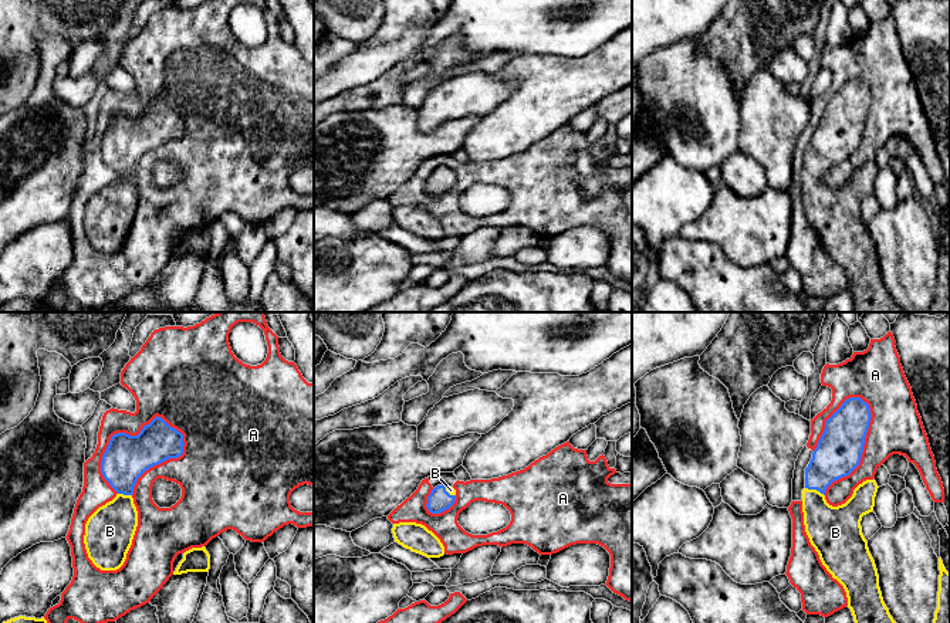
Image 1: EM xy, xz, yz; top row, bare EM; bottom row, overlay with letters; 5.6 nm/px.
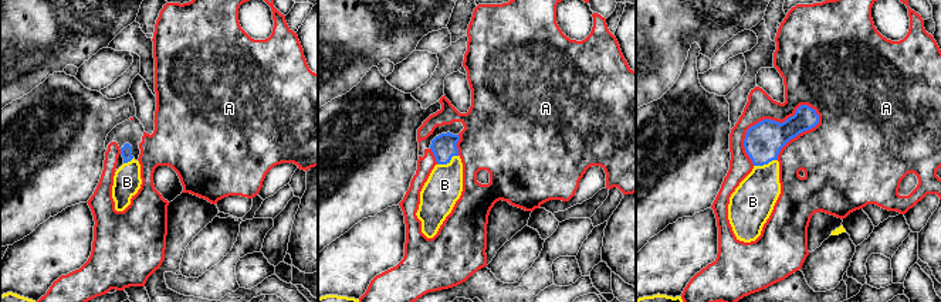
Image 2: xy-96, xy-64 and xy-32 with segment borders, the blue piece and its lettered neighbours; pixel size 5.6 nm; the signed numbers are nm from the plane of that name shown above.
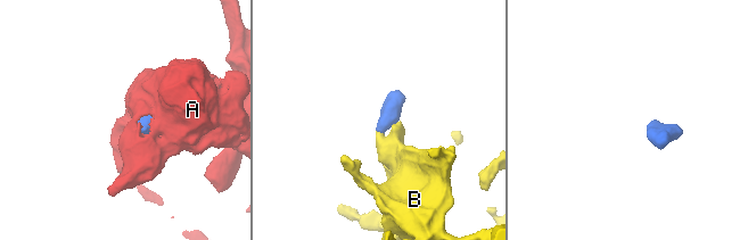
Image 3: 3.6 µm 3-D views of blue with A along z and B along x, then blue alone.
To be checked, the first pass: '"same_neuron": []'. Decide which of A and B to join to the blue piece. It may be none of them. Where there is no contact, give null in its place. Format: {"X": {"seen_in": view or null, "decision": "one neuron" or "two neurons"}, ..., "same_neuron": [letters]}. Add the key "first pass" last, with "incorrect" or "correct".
{"A": {"seen_in": "xy", "decision": "two neurons"}, "B": {"seen_in": "yz", "decision": "one neuron"}, "same_neuron": ["B"], "first pass": "incorrect"}

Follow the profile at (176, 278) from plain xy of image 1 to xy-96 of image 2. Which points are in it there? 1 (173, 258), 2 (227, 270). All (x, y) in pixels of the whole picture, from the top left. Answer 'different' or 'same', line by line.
1: different
2: different

